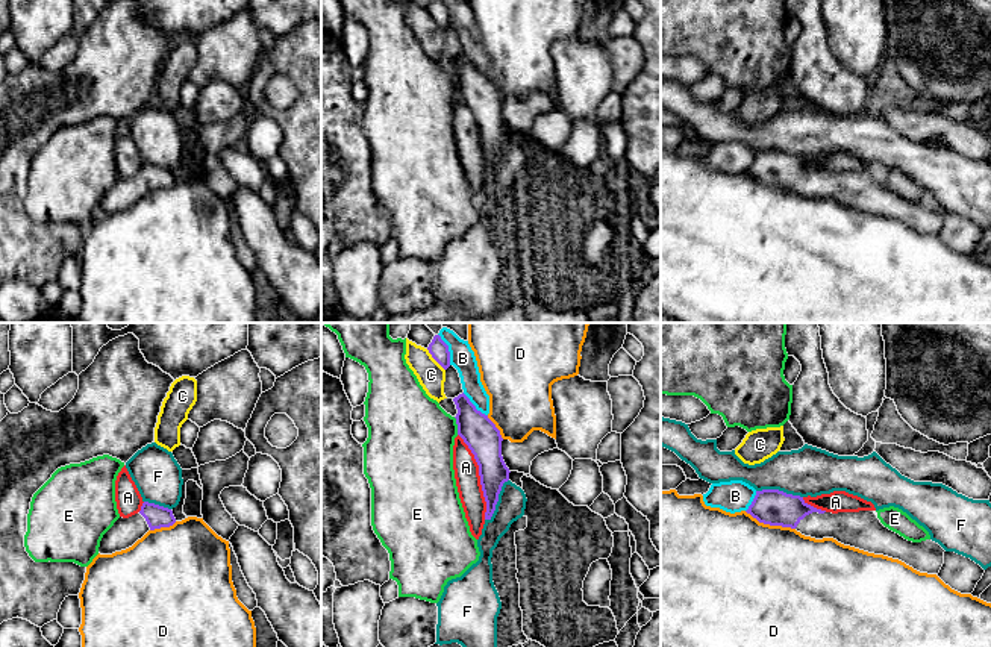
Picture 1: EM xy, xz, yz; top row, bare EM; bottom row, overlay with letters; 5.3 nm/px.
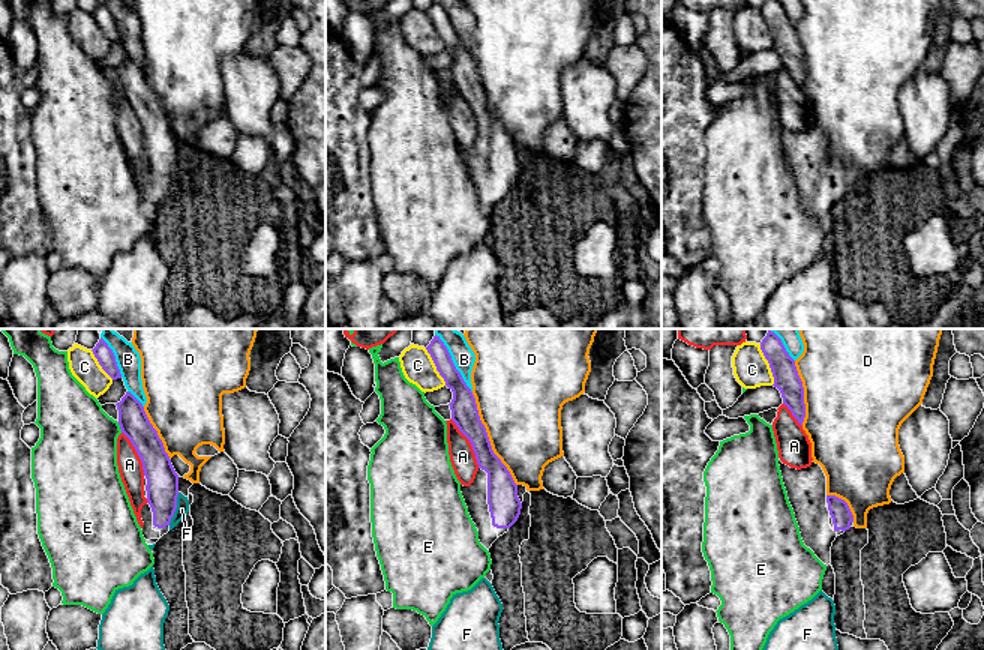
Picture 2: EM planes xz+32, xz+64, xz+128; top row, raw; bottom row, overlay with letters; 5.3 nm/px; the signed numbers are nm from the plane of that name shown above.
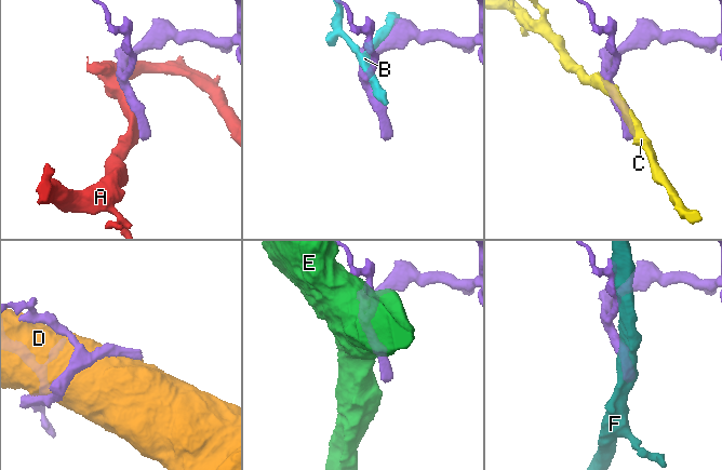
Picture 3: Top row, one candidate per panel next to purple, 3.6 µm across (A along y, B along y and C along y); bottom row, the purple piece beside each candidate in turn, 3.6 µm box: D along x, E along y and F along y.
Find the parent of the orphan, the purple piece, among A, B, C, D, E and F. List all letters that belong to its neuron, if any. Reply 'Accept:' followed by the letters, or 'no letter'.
Accept: no letter

